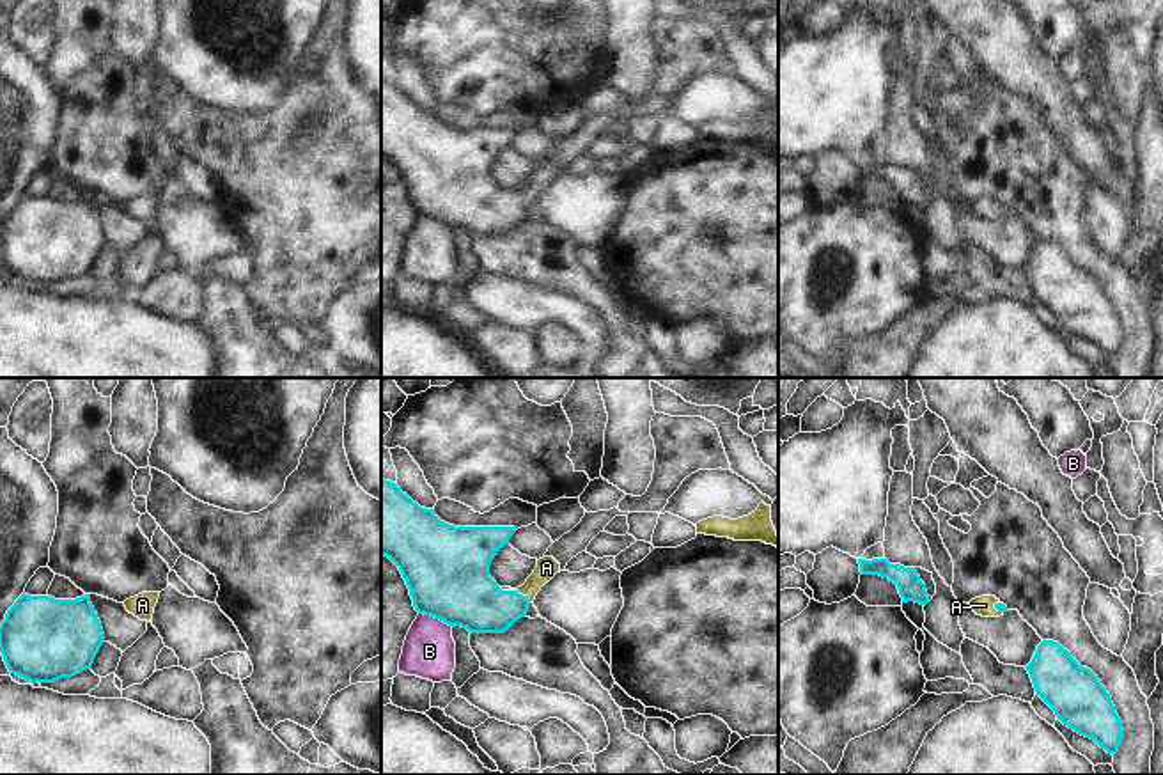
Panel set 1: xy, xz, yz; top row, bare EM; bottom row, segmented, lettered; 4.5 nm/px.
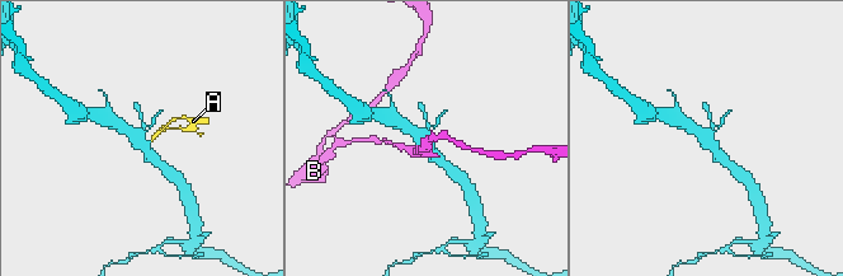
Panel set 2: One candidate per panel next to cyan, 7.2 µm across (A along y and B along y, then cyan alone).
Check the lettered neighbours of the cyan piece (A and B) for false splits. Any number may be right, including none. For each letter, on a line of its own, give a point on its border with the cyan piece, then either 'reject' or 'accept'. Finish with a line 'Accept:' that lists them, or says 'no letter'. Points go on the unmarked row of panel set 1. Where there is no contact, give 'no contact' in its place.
A: contact xz (515, 194); accept
B: contact xz (437, 220); reject
Accept: A

